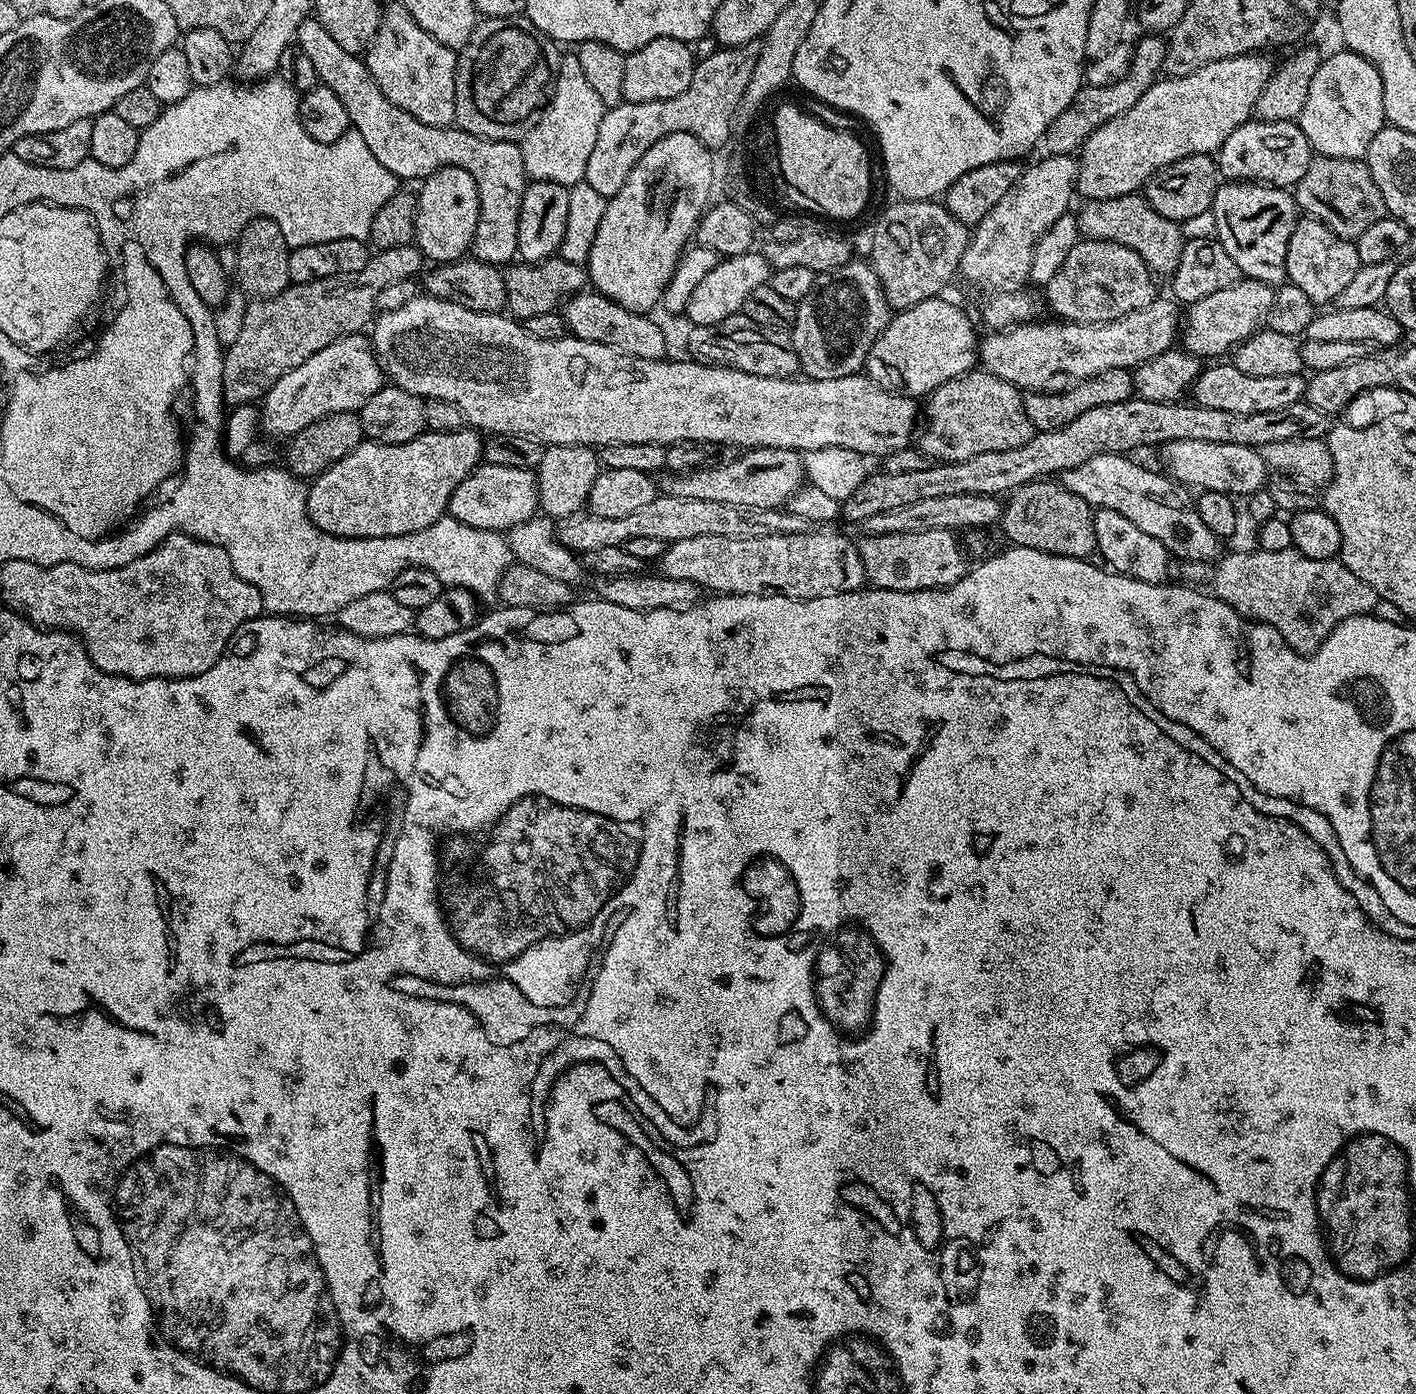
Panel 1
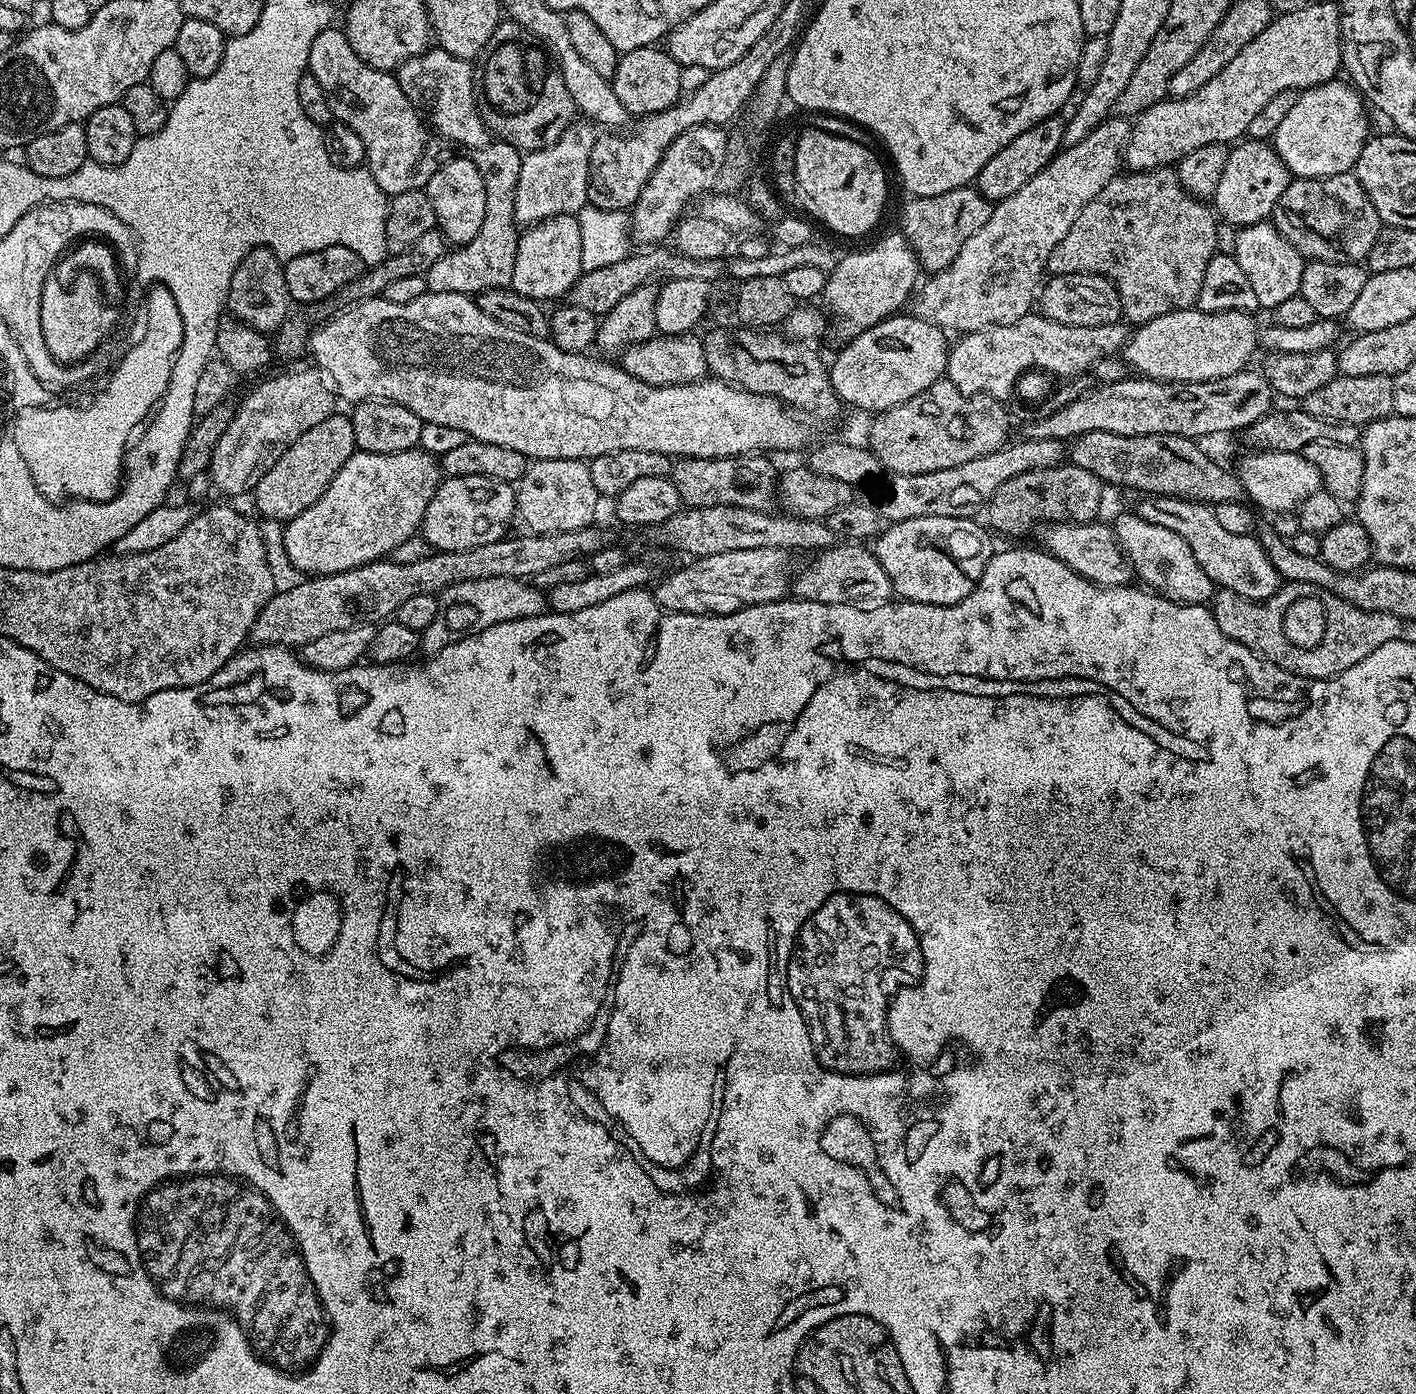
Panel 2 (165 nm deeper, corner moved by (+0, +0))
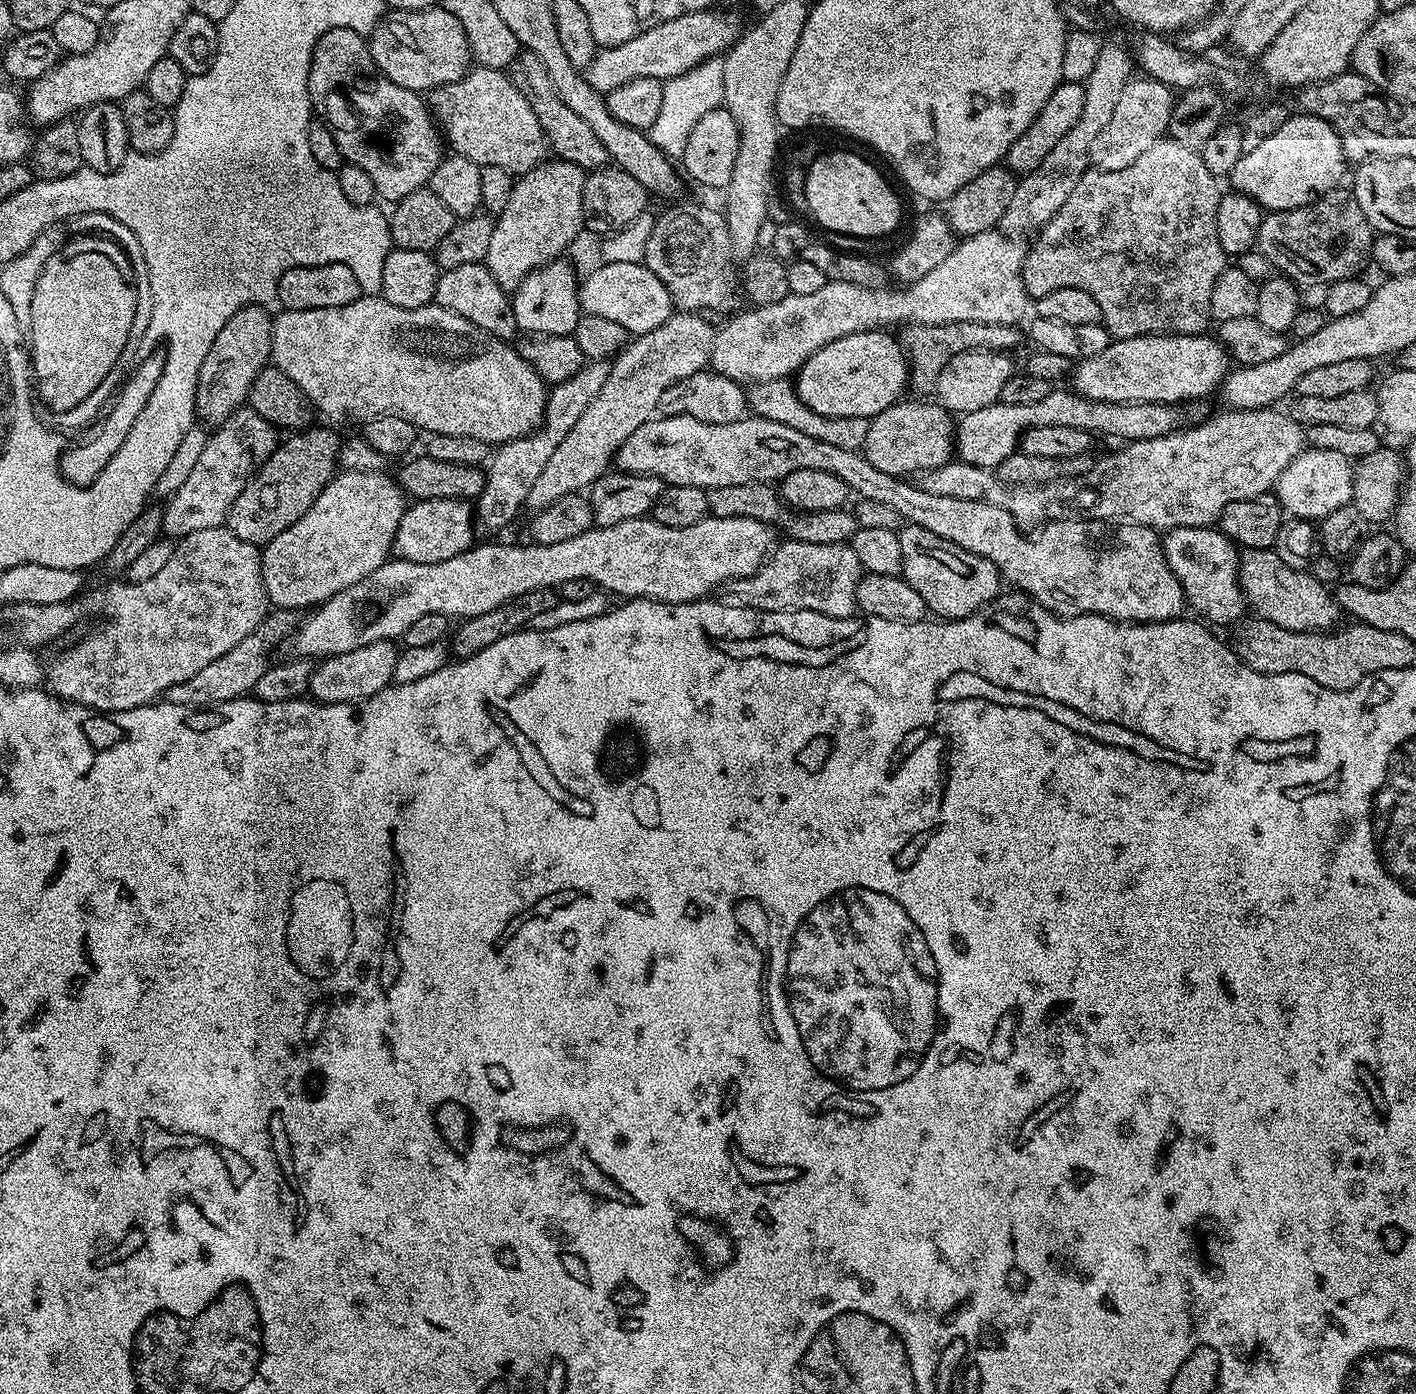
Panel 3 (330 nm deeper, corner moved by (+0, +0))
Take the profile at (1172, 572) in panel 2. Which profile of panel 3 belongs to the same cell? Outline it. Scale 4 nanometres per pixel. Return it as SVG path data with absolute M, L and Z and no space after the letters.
M1219 527L1170 528L1163 533L1162 543L1166 562L1170 570L1174 570L1174 578L1178 578L1182 586L1187 607L1193 608L1197 617L1203 618L1212 626L1232 626L1245 615L1246 601L1244 592L1240 589L1240 552Z

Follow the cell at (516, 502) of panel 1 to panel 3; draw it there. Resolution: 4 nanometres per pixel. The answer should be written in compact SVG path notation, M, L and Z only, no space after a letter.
M450 498L417 500L405 507L398 522L398 534L394 534L392 550L401 561L409 564L437 564L460 556L468 548L473 547L475 527L477 528L474 523L474 508L467 500Z

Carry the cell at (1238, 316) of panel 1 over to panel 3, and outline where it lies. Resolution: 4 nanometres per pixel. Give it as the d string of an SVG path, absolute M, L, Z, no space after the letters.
M1159 332L1113 339L1100 354L1075 365L1070 383L1080 395L1098 402L1179 404L1208 398L1223 385L1229 371L1228 351L1215 335Z

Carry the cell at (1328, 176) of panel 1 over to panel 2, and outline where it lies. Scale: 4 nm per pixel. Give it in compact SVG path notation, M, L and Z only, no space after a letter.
M1355 171L1334 174L1330 178L1293 178L1286 186L1271 223L1308 260L1325 260L1339 264L1360 264L1367 261L1370 246L1378 238L1382 221L1374 202L1362 190Z

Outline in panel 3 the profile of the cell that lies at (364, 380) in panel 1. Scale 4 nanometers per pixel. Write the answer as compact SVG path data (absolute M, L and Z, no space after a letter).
M239 408L230 418L209 435L206 446L194 466L194 470L178 486L178 490L167 497L163 505L162 532L166 537L179 538L194 534L194 530L219 528L225 523L234 498L242 494L244 483L255 476L256 471L270 458L278 443L277 429L266 422L253 408Z

